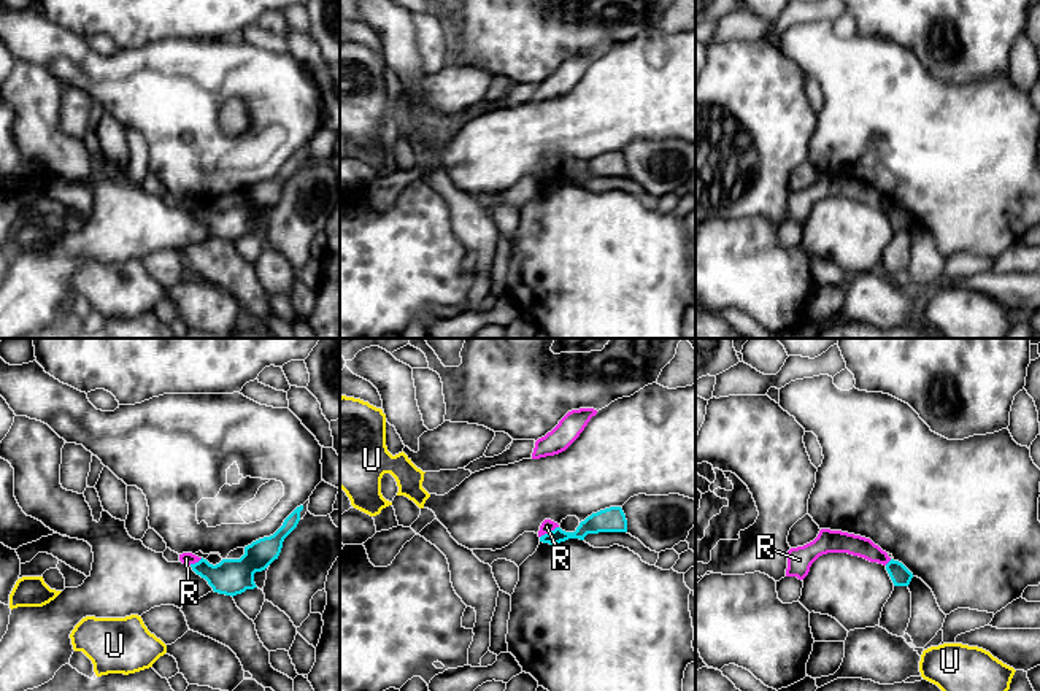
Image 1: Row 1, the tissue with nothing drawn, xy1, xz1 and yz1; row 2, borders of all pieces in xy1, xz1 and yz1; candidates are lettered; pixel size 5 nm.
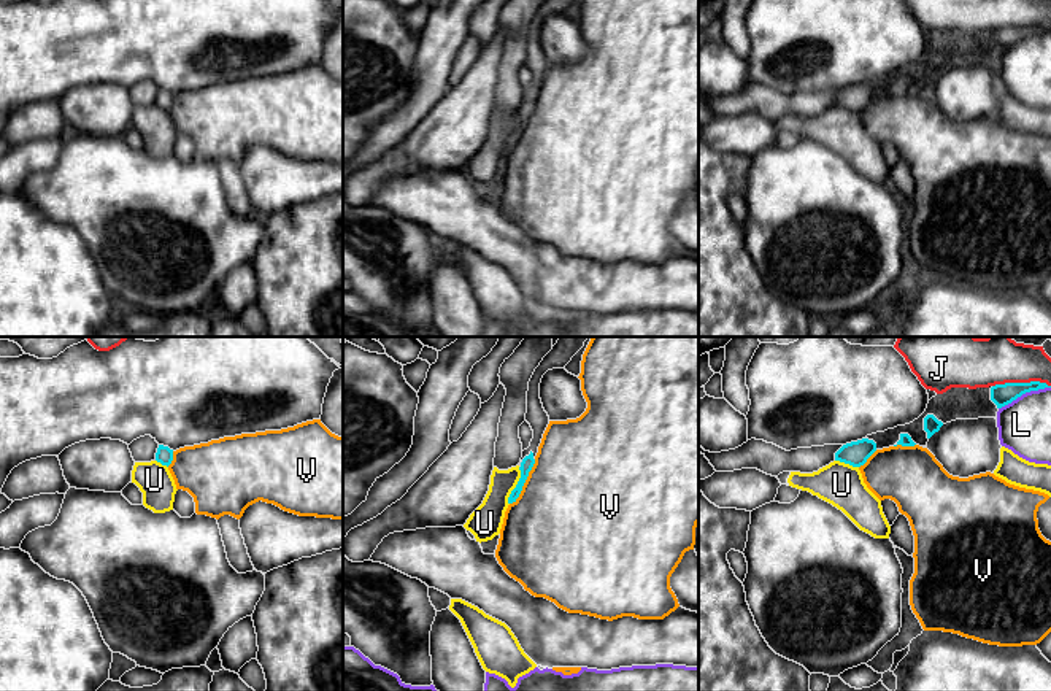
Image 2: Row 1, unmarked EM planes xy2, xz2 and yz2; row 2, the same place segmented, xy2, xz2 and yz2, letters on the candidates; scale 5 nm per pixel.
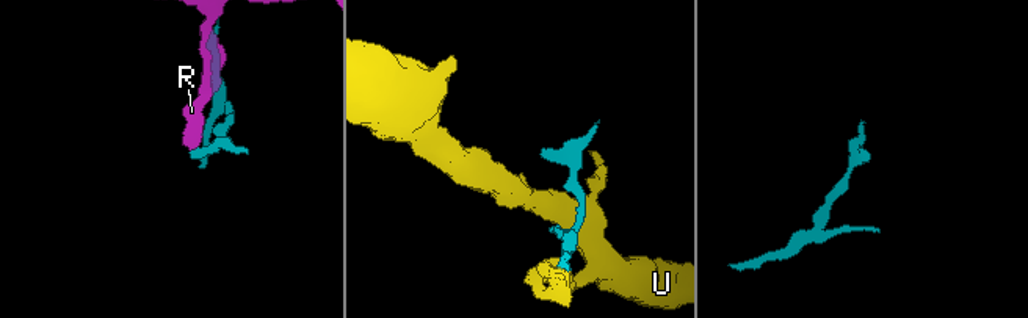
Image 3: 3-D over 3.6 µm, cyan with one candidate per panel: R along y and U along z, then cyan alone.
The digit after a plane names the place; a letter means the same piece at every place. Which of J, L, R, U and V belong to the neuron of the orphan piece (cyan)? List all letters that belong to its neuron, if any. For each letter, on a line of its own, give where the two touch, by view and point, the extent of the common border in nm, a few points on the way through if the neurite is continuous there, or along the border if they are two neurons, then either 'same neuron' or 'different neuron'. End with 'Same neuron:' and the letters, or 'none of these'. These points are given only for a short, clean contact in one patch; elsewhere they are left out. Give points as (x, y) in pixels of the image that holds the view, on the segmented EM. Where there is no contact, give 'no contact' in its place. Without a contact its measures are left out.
J: yz2 (1021, 383) | 300 nm | different neuron
L: yz2 (1024, 393) | 280 nm | different neuron
R: xz1 (548, 532) | 110 nm | along xz1 (558, 526), (540, 537) | different neuron
U: xz2 (516, 486) | 200 nm | along xz2 (519, 467), (519, 480), (508, 497), (508, 504) | different neuron
V: xz2 (524, 482) | 260 nm | along xz2 (535, 459), (521, 493), (510, 504) | different neuron
Same neuron: none of these

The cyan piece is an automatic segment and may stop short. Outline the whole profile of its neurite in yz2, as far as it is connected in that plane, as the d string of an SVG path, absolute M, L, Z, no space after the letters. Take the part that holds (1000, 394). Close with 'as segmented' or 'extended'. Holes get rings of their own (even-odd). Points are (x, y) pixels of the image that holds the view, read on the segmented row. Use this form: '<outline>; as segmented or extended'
M1040 381L995 384L991 388L991 400L997 405L997 408L1002 408L1026 392L1038 391L1045 388L1051 388L1051 386Z; as segmented

